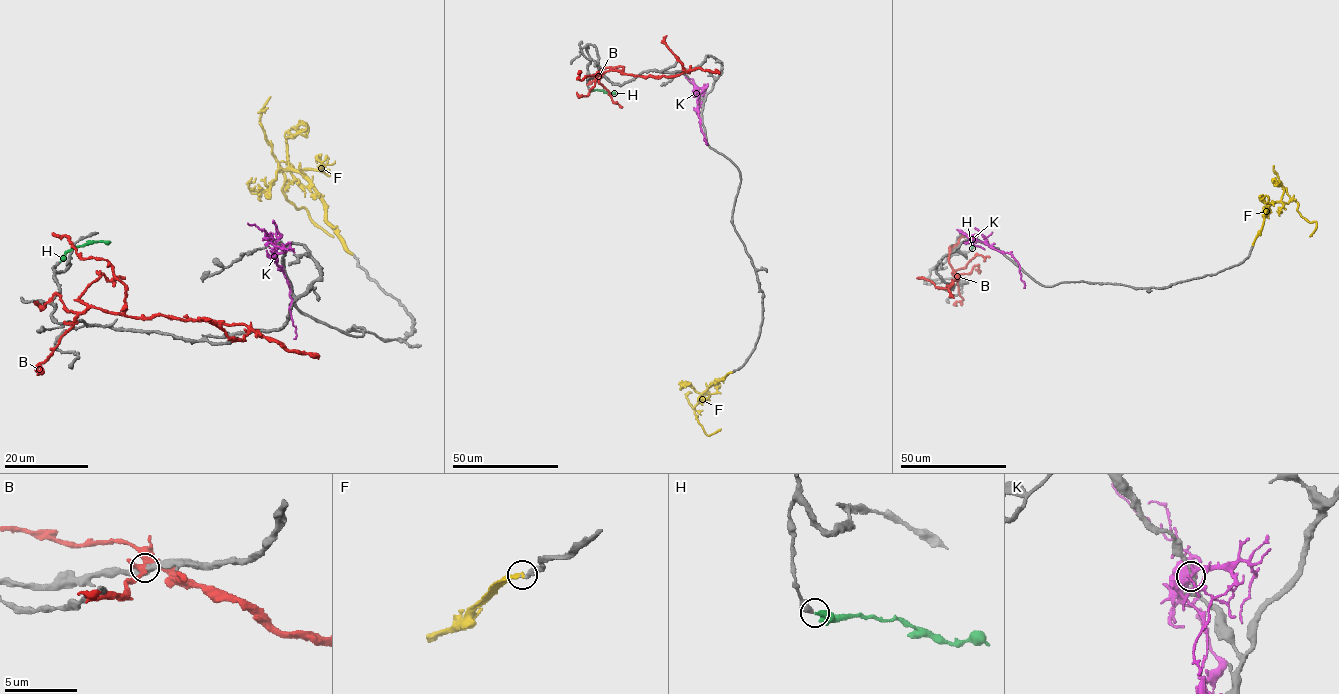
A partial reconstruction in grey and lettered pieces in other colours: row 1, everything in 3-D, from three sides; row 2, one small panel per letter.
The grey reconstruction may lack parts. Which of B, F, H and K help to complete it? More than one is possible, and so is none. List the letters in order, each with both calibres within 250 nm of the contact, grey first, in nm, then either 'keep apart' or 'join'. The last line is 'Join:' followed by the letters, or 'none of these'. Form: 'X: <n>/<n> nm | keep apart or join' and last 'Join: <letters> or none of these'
B: 480/360 nm | keep apart
F: 300/300 nm | join
H: 400/320 nm | join
K: 320/480 nm | keep apart
Join: F, H

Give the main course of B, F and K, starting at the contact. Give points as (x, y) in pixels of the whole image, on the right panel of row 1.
B: (951, 284), (958, 278), (954, 272), (958, 293), (963, 299), (955, 304), (956, 306)
F: (1252, 245), (1265, 210), (1274, 202), (1291, 199), (1302, 216), (1316, 222), (1309, 236)
K: (970, 238), (1010, 253), (1018, 263), (1024, 288)

